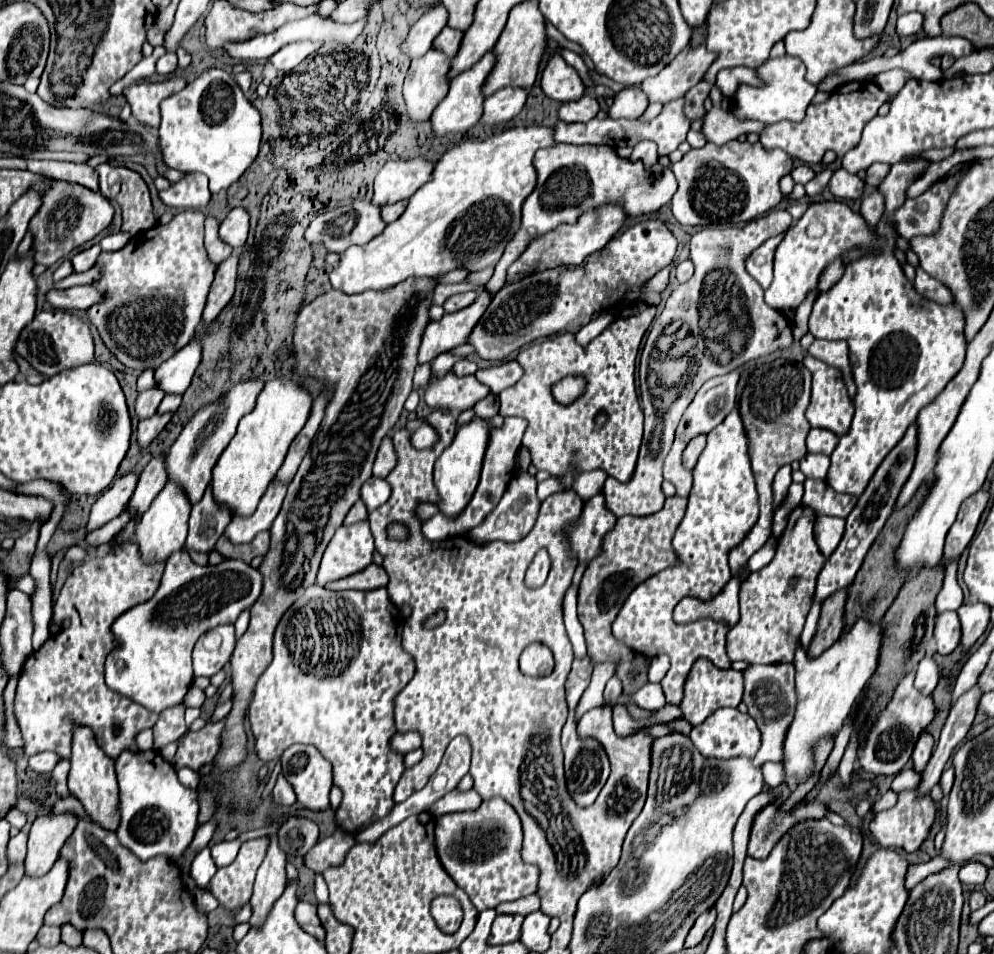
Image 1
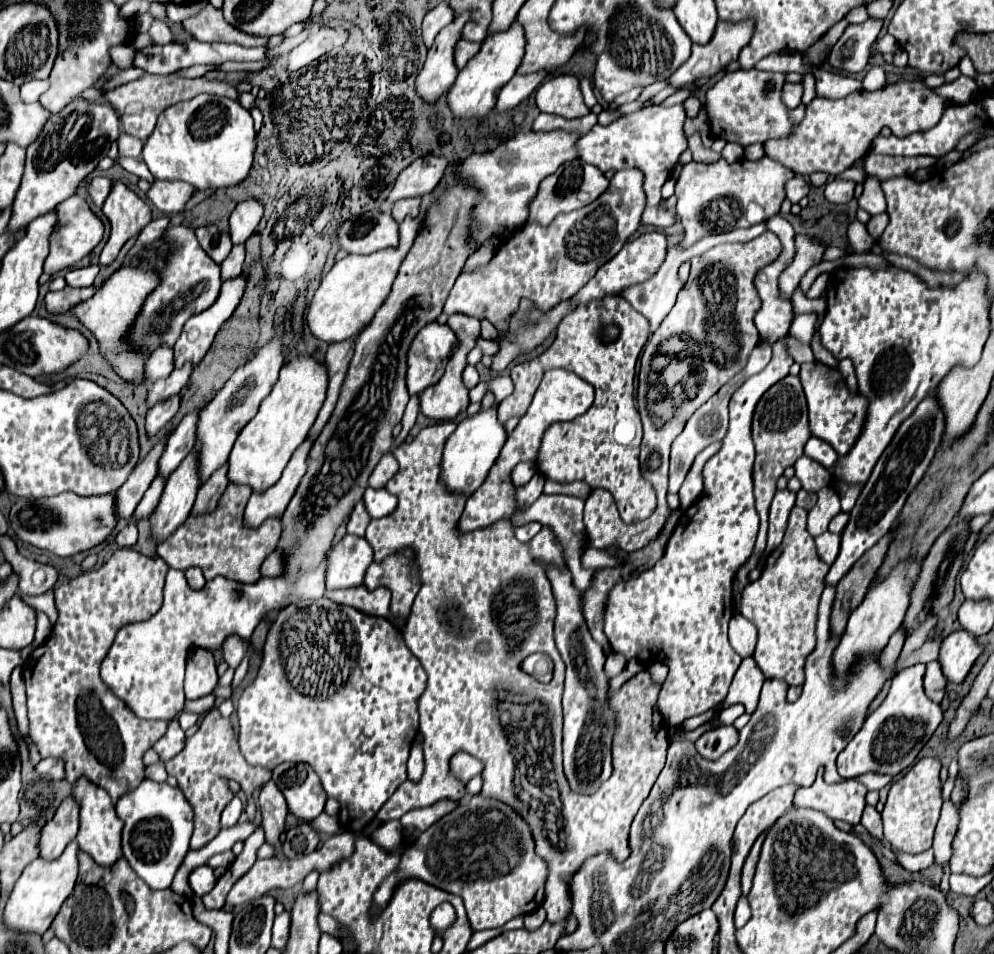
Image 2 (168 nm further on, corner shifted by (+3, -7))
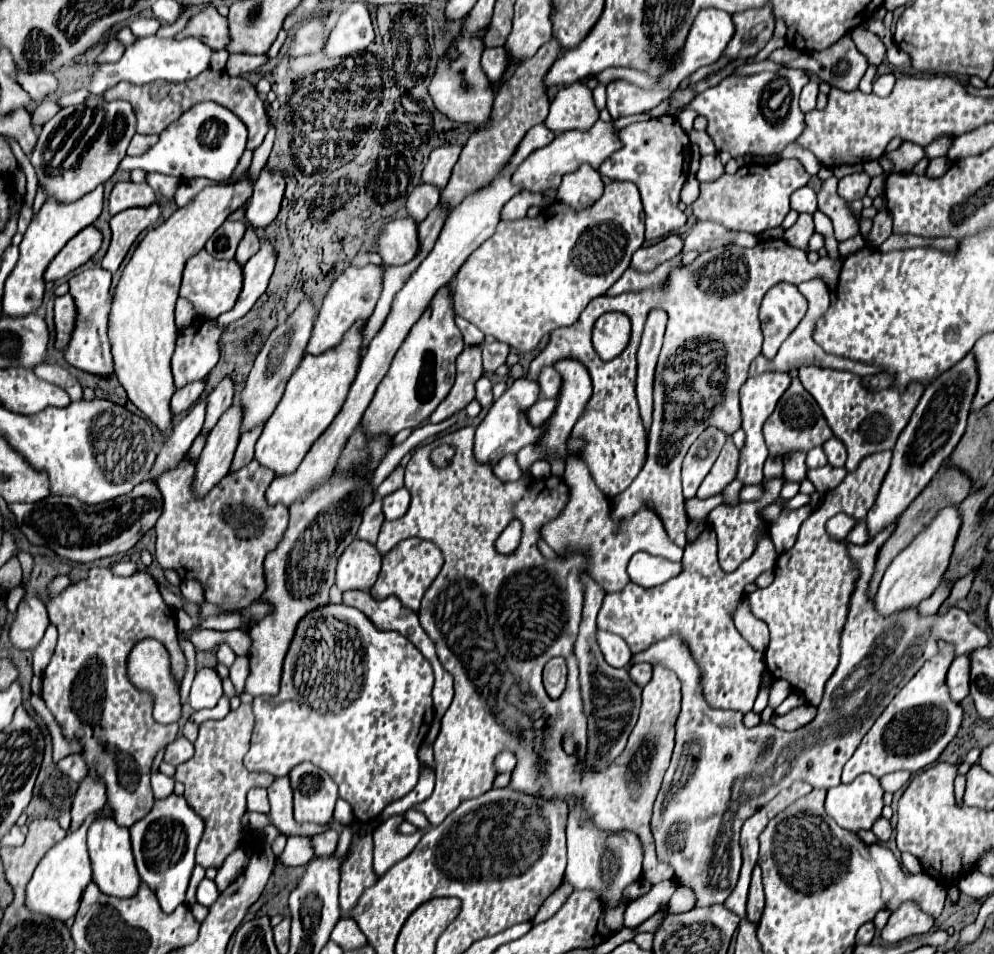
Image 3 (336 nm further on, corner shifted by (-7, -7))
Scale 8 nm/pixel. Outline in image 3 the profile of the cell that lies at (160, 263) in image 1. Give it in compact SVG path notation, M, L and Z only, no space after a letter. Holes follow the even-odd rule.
M201 250L193 258L189 258L189 262L185 264L179 296L189 300L199 316L217 318L219 314L233 308L233 304L241 292L241 282L243 282L243 270L235 260L229 260L229 262L217 260L211 254L207 254L207 250Z

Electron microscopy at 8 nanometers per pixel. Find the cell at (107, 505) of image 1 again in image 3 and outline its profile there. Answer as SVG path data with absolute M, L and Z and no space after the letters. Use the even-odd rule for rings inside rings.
M205 400L197 402L187 416L171 430L169 438L165 438L157 460L149 472L149 480L157 482L157 478L165 472L165 470L173 470L173 466L177 466L177 462L181 462L181 458L187 454L187 450L191 448L193 440L197 438L197 434L201 432L205 420Z

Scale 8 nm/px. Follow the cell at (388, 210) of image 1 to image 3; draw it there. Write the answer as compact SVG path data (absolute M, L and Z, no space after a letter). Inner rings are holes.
M419 184L407 200L407 212L419 224L429 216L429 210L433 210L433 206L437 204L439 204L439 190L431 184Z

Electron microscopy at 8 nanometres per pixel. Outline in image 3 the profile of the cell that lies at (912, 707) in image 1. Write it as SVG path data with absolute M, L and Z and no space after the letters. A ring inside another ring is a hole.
M939 644L939 654L923 664L923 668L899 690L893 702L875 720L873 728L865 734L859 748L843 768L843 784L855 780L863 772L877 778L897 770L917 772L939 758L939 754L957 734L963 718L961 706L949 698L945 686L945 674L951 662L953 648L949 644Z

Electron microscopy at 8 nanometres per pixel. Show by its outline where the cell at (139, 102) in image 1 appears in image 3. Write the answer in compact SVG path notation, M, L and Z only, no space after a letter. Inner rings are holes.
M213 68L201 72L197 78L189 80L189 82L149 82L143 86L135 86L129 82L119 82L117 86L109 88L105 92L105 100L127 100L133 106L135 116L139 118L139 134L159 134L163 132L171 122L175 122L179 118L181 112L189 110L193 104L203 102L203 100L213 100L229 110L233 110L247 126L249 130L249 142L247 148L255 150L257 146L261 146L265 134L267 134L267 118L265 118L265 110L263 110L263 102L255 90L255 86L245 80L245 78L233 78L227 72L215 72Z

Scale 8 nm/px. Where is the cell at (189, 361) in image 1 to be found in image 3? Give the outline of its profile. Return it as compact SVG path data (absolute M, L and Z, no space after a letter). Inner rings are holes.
M263 242L259 252L251 256L249 262L243 266L243 288L237 298L237 304L233 306L233 310L217 316L213 320L215 326L229 326L231 322L235 322L237 318L243 318L251 310L257 298L265 292L269 278L273 274L273 266L275 266L273 248L269 242Z

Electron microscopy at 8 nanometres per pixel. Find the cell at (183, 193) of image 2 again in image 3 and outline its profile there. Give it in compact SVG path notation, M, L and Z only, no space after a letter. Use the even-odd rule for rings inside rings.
M147 174L147 184L155 190L157 196L173 200L179 188L179 178L173 178L167 174Z

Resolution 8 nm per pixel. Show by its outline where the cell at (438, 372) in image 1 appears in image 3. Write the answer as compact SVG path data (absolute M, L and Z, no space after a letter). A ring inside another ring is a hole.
M503 342L483 344L483 368L485 368L485 372L495 372L501 364L505 364L507 354L509 354L509 346Z

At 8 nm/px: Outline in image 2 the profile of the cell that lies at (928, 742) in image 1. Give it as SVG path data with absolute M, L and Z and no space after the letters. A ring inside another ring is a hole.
M921 758L909 768L909 772L891 784L883 816L883 834L885 840L899 852L919 854L931 848L935 824L939 820L939 810L943 804L941 798L941 762L937 758Z

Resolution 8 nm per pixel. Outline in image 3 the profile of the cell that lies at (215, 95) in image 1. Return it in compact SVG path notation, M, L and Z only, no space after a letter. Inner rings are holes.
M199 102L187 112L179 116L173 124L169 124L161 134L159 142L147 150L143 156L125 156L119 164L121 170L141 168L145 172L161 172L169 176L177 176L181 180L187 178L211 178L211 180L227 180L239 164L241 154L247 146L247 130L245 124L225 106L217 102Z

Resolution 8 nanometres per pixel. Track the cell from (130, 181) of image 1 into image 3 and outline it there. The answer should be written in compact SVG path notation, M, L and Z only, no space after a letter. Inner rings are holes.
M155 202L153 206L143 206L143 208L129 208L125 212L119 212L111 218L111 230L113 230L113 238L111 238L111 246L105 254L105 258L101 260L101 266L109 272L115 272L125 254L129 252L131 244L135 242L135 238L145 230L151 228L157 218L161 216L161 208Z

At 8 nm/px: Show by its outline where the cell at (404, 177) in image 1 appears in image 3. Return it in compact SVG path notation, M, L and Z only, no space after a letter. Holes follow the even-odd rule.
M441 146L437 150L433 150L433 154L429 156L429 162L423 168L421 174L421 182L437 186L439 190L447 186L451 170L459 158L461 146Z

